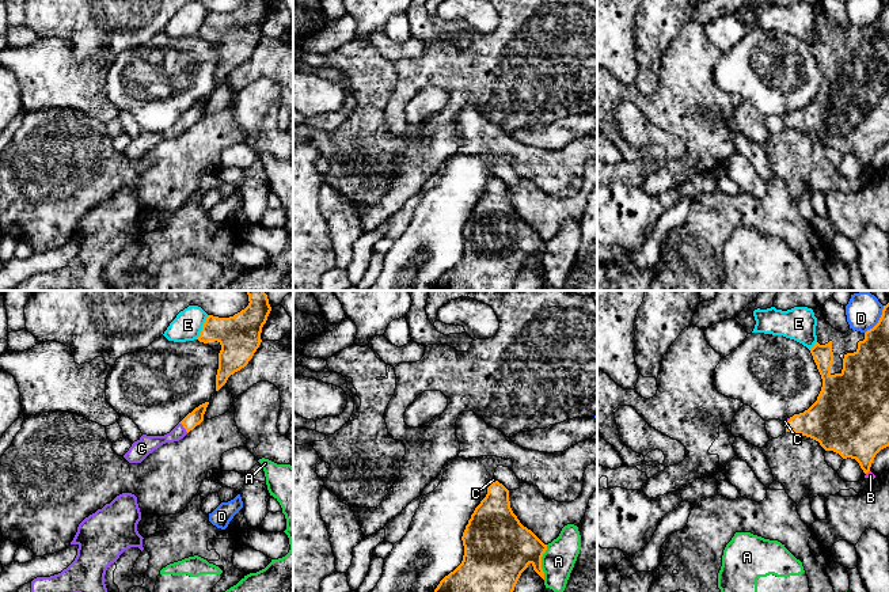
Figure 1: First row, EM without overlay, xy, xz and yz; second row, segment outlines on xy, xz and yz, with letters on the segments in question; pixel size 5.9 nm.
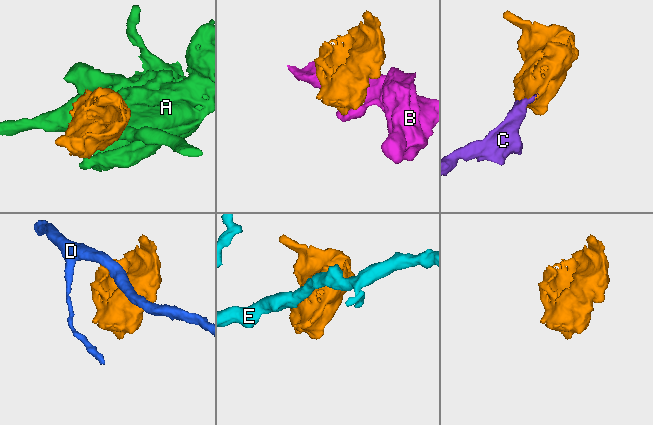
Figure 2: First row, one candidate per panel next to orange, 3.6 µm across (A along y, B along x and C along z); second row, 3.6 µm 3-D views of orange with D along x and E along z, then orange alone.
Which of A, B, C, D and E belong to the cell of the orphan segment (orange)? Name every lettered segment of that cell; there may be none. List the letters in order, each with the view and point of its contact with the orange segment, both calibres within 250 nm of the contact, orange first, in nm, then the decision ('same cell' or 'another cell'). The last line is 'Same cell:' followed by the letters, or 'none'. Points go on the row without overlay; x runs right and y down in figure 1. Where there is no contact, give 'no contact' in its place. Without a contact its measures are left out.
A: meets orange in xz at (540, 258); 380 nm thick on the orange side, 190 nm on the other; another cell
B: meets orange in yz at (867, 167); 340 nm thick on the orange side, 50 nm on the other; another cell
C: meets orange in xy at (183, 122); 90 nm thick on the orange side, 110 nm on the other; same cell
D: meets orange in yz at (878, 16); 220 nm thick on the orange side, 160 nm on the other; another cell
E: meets orange in xy at (202, 23); 260 nm thick on the orange side, 170 nm on the other; another cell
Same cell: C

